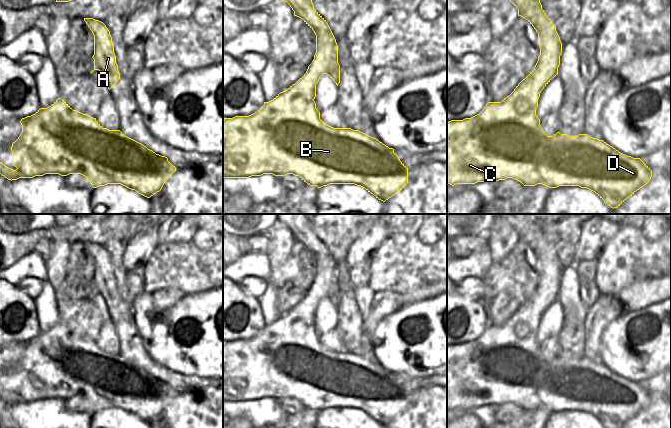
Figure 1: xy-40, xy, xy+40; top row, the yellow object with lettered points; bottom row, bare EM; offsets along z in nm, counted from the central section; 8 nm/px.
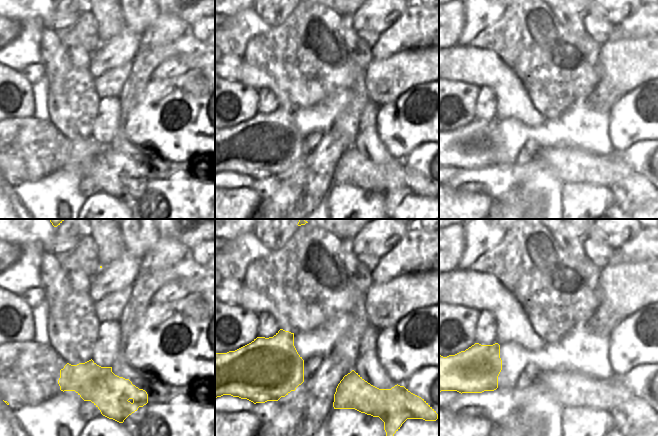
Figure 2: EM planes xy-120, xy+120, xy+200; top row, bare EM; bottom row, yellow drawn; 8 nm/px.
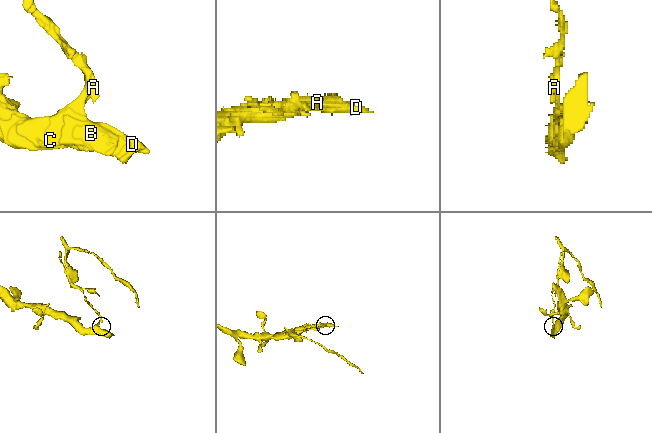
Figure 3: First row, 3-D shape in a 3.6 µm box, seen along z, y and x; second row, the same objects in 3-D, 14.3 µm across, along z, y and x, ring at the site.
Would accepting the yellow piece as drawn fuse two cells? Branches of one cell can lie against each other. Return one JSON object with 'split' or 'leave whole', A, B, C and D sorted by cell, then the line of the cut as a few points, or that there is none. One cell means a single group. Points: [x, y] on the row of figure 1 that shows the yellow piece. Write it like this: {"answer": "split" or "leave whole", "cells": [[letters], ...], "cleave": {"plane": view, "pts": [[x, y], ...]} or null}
{"answer": "split", "cells": [["A"], ["B", "C", "D"]], "cleave": {"plane": "xy+40", "pts": [[526, 77], [529, 80], [534, 80], [542, 89]]}}

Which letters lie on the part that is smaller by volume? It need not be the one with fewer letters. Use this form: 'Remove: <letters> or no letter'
Remove: A

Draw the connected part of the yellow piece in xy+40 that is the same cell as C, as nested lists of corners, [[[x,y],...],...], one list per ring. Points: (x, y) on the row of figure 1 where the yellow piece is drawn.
[[[525,78],[501,102],[488,102],[479,114],[471,118],[447,122],[447,185],[475,184],[487,180],[497,182],[513,178],[524,186],[579,186],[595,192],[614,209],[650,181],[652,171],[640,158],[627,156],[603,140],[587,134],[569,136],[560,132],[547,136],[536,115],[541,91],[542,88],[535,80]]]

